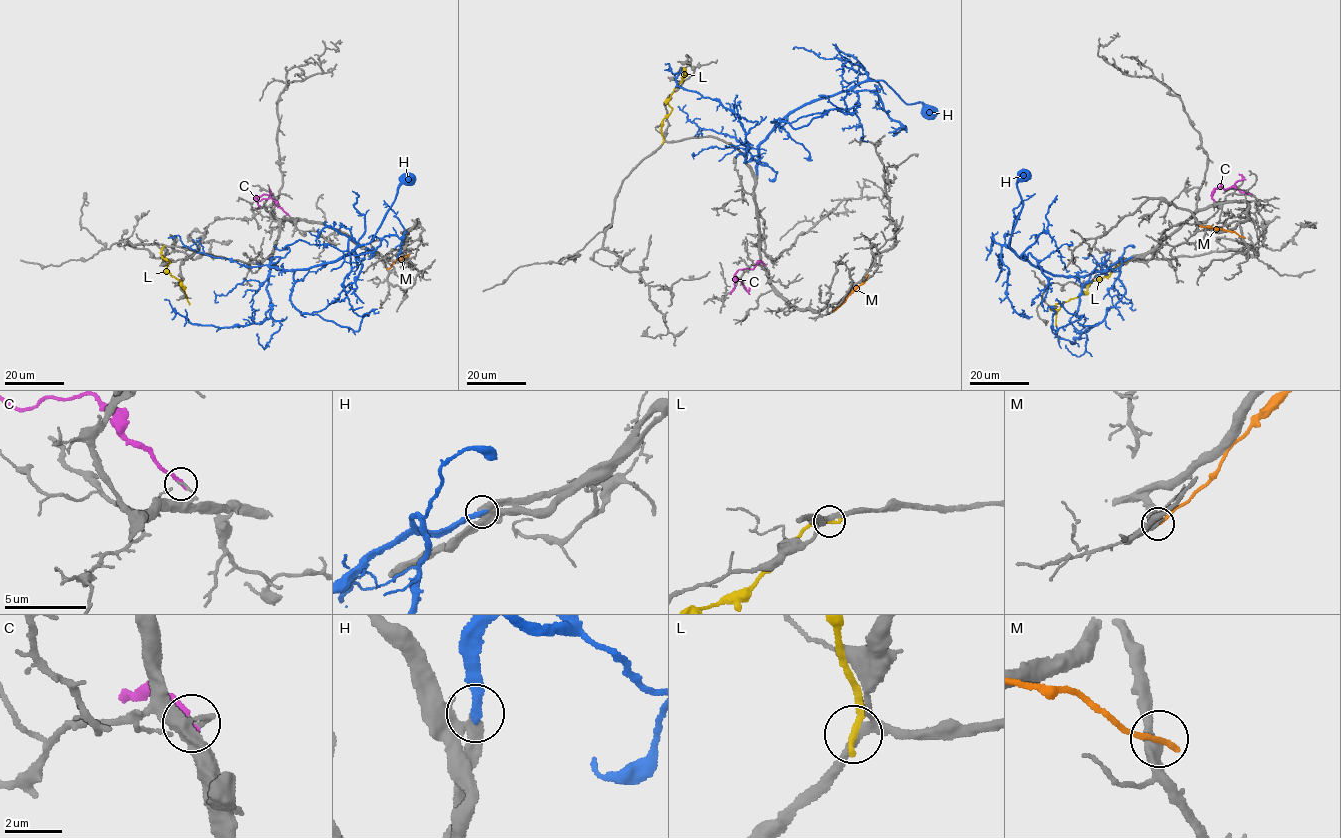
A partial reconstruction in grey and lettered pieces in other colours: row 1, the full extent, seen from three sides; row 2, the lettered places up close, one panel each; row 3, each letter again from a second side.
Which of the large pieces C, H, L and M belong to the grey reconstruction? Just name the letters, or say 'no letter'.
H

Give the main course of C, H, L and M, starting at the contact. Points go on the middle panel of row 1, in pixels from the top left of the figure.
C: (764, 265), (758, 262), (752, 269), (738, 269), (734, 275), (746, 290), (749, 287)
H: (756, 174), (760, 144), (789, 114), (867, 79), (859, 65), (857, 72), (843, 64), (841, 84), (855, 83)
L: (663, 142), (660, 127), (672, 108), (667, 102), (685, 74)
M: (834, 310), (868, 274)

